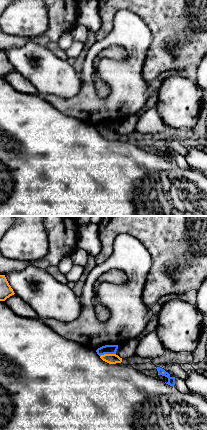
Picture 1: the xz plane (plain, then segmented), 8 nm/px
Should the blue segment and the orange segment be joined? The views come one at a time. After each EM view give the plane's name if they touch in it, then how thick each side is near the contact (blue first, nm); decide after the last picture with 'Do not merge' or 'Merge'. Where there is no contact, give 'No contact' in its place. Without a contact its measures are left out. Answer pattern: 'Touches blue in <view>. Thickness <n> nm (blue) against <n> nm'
Touches blue in xz. Thickness 80 nm (blue) against 80 nm

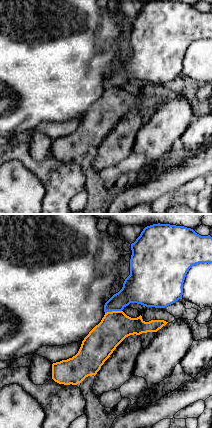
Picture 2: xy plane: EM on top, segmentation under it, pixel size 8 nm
Touches blue in xy. Thickness 220 nm (blue) against 240 nm

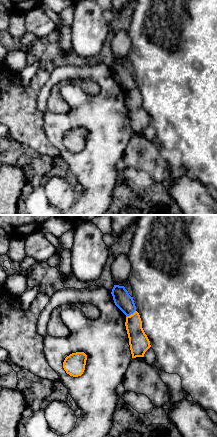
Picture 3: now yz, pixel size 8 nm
Touches blue in yz. Thickness 140 nm (blue) against 160 nm

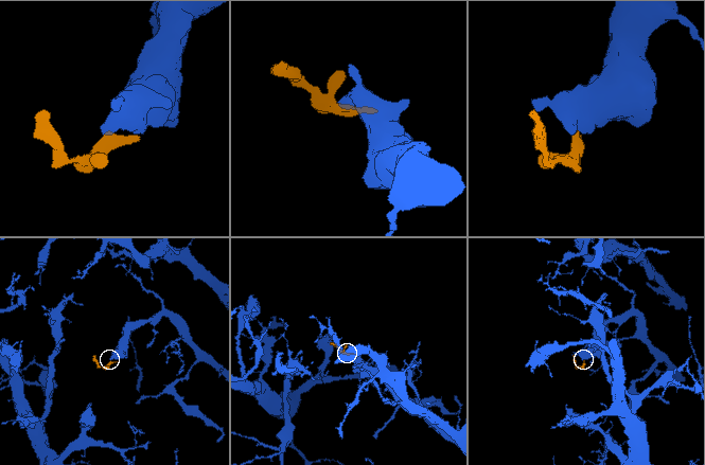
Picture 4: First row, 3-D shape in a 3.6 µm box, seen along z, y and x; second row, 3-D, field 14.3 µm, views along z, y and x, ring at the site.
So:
Do not merge

